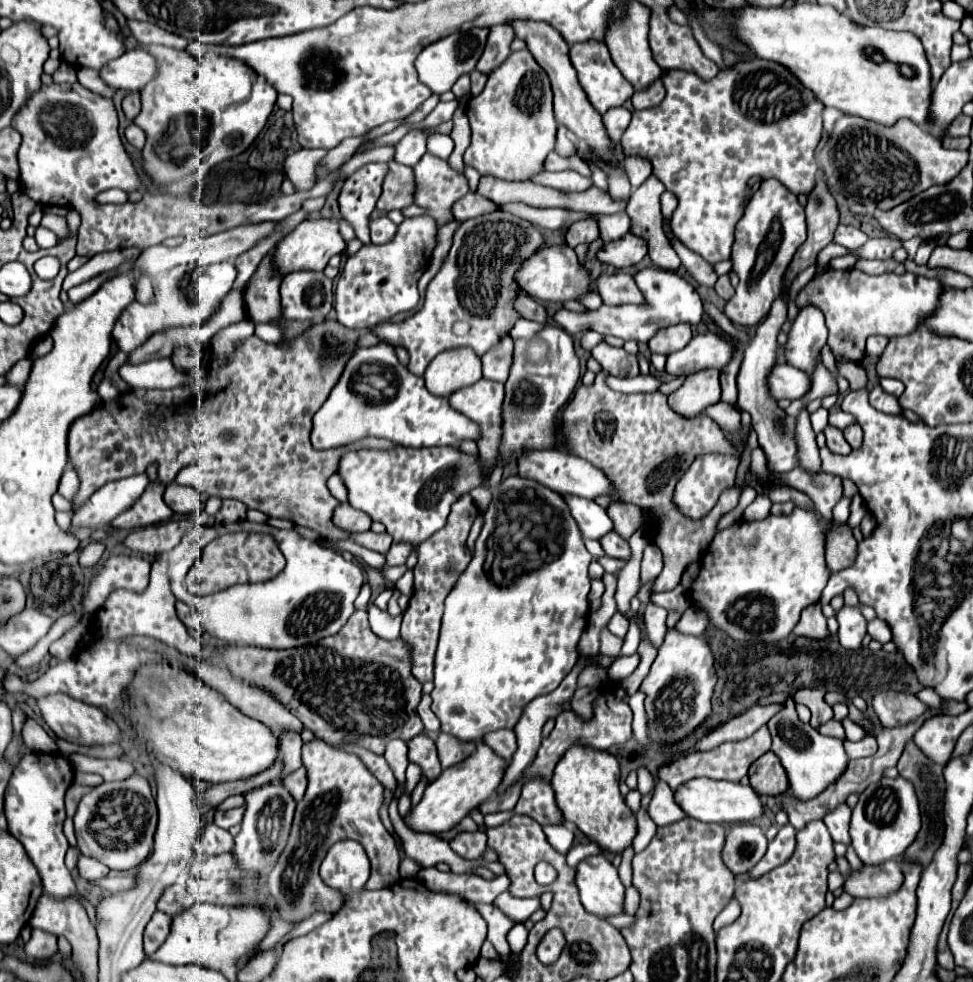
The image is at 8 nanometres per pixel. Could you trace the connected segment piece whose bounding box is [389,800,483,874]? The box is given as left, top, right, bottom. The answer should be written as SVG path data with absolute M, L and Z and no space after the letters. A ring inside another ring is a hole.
M393 800L391 806L389 806L389 816L391 816L391 822L393 822L393 828L397 832L397 836L401 838L403 842L403 850L405 850L405 856L413 858L415 862L419 862L423 868L427 866L435 866L439 862L447 862L451 866L453 872L457 874L469 874L471 868L475 866L481 866L483 862L471 862L471 860L463 860L459 858L445 840L439 840L437 836L433 834L425 834L425 832L415 832L411 830L399 816L397 812L397 802Z

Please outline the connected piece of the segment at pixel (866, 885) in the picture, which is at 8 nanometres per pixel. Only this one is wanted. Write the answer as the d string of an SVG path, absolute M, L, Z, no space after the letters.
M887 860L887 864L863 866L861 870L851 870L851 874L843 882L843 890L855 898L867 896L887 896L899 890L903 882L901 868L895 860Z

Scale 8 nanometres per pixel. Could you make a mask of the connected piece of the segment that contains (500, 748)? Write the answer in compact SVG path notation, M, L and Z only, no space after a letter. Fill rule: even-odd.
M499 730L499 732L491 732L483 738L501 758L509 760L515 754L517 748L517 736L513 730Z

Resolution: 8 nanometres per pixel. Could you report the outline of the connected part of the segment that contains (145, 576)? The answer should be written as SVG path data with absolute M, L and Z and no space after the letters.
M111 556L105 562L105 566L95 572L95 578L91 582L91 588L89 588L87 596L83 598L85 612L97 612L113 590L123 588L123 590L143 592L143 588L147 588L147 584L149 584L149 566L151 564L145 558L141 558L141 556Z

